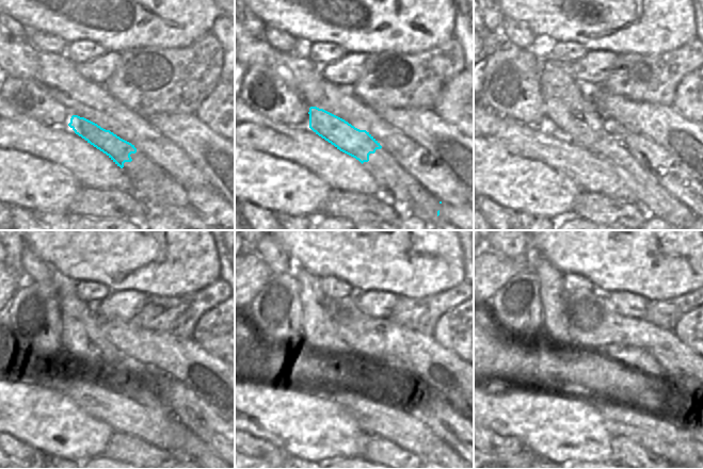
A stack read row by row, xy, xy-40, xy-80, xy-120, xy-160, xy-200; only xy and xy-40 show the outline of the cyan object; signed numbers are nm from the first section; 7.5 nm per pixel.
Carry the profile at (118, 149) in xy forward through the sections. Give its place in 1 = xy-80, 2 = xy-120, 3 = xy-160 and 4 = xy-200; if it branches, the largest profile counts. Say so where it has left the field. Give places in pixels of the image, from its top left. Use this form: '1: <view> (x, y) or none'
1: xy-80 (572, 114)
2: xy-120 (98, 359)
3: xy-160 (319, 339)
4: xy-200 (555, 336)

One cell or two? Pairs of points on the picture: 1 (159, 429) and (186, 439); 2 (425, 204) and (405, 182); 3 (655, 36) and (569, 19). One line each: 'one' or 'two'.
1: two
2: one
3: one

